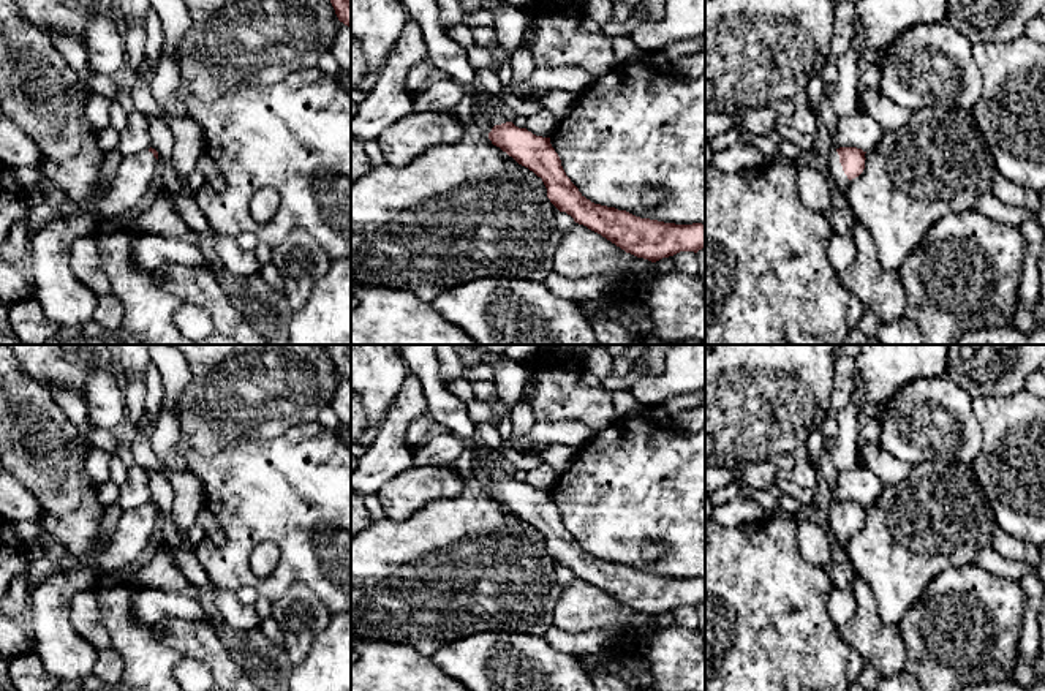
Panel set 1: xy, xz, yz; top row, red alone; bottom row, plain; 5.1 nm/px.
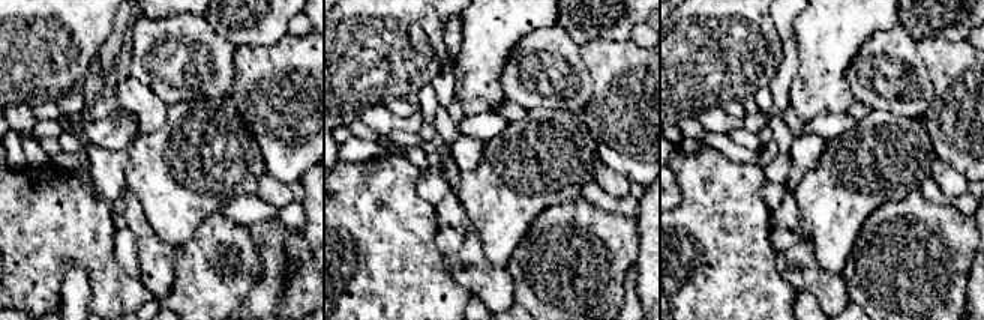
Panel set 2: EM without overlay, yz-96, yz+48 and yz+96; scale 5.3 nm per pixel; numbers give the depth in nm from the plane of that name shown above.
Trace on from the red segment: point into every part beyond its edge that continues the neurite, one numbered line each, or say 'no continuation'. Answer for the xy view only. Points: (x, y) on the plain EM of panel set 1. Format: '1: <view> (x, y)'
1: xy (64, 653)

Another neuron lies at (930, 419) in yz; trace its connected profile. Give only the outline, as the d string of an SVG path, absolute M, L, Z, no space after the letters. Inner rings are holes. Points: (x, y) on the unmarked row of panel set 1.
M920 378L900 389L881 410L881 446L909 465L972 465L983 432L972 398L950 378Z

